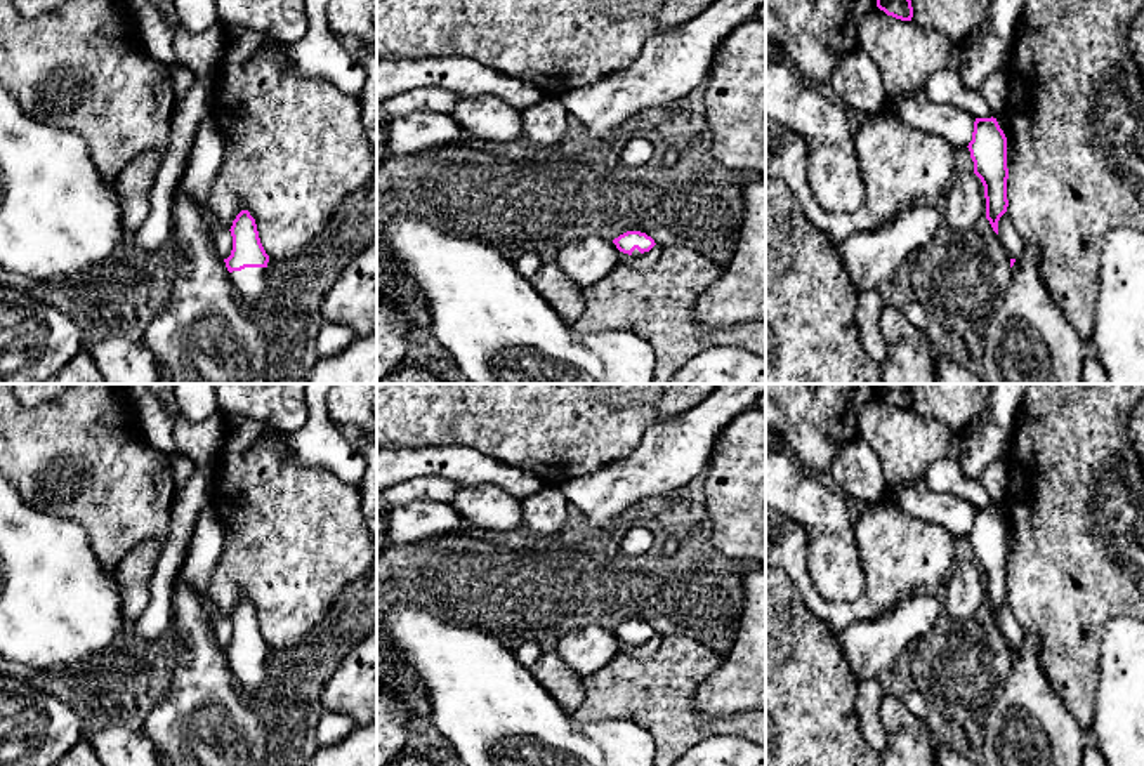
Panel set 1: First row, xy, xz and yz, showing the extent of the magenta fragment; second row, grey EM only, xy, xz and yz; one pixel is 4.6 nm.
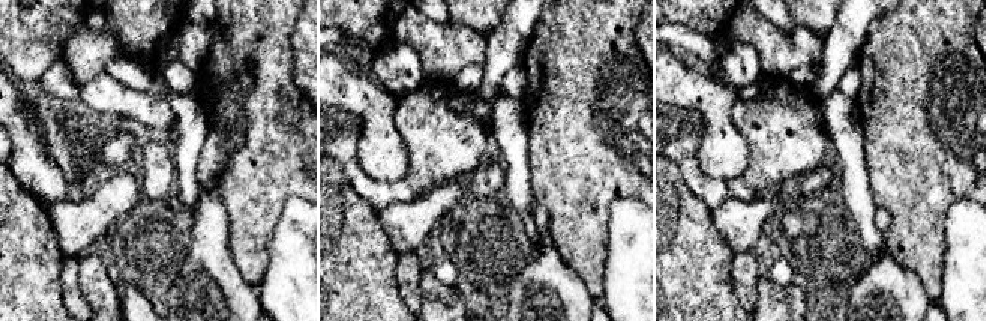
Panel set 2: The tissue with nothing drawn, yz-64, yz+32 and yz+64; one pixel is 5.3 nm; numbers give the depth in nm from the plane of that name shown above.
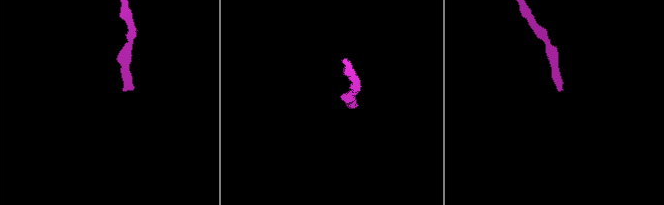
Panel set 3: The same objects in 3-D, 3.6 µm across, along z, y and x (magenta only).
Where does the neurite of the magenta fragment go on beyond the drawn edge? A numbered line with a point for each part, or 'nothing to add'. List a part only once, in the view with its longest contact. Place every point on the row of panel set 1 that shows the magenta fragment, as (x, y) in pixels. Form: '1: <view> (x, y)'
1: xy (249, 282)

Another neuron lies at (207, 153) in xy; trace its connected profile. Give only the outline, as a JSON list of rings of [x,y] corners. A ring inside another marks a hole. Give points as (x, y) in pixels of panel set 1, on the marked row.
[[[207,116],[198,129],[194,144],[189,155],[189,165],[184,177],[186,189],[193,200],[201,207],[205,219],[210,226],[217,252],[227,259],[233,250],[231,231],[220,222],[208,205],[210,189],[224,162],[222,134],[214,120]]]

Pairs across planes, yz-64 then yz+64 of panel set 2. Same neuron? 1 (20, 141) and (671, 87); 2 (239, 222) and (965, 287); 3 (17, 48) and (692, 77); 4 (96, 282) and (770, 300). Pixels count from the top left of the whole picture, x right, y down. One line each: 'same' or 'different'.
1: same
2: different
3: different
4: same

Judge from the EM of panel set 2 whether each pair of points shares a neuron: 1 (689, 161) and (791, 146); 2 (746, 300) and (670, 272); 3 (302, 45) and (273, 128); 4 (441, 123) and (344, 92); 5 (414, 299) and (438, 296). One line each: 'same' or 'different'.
1: same
2: different
3: different
4: different
5: different

